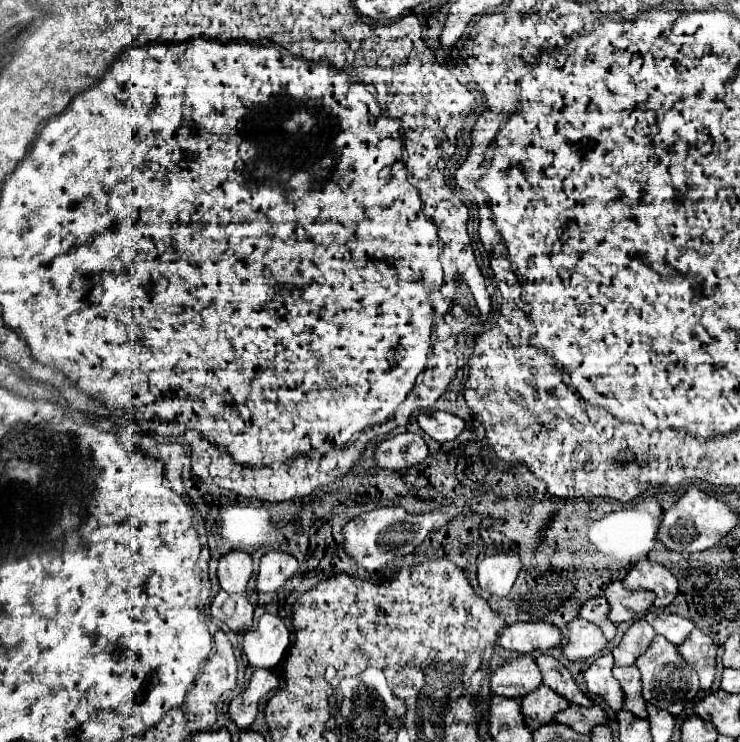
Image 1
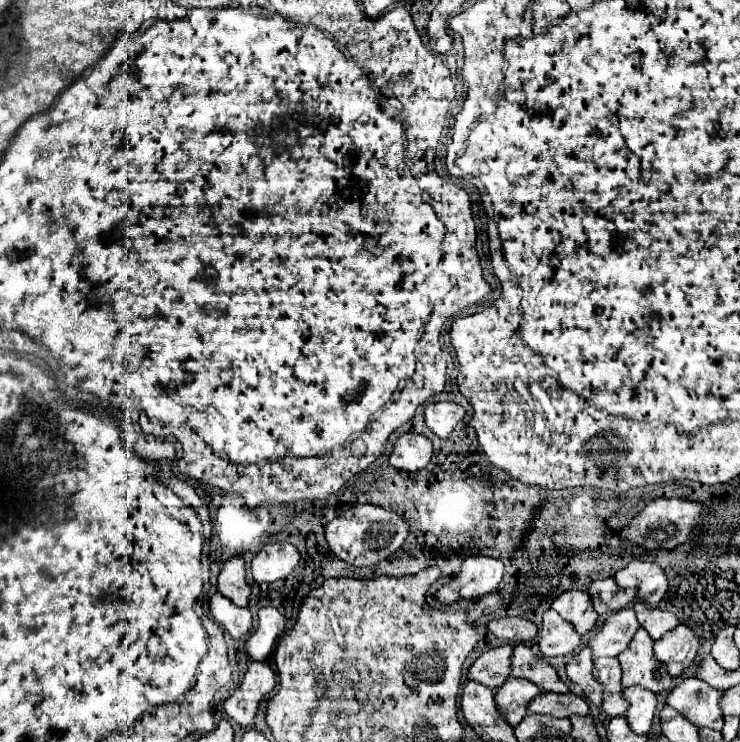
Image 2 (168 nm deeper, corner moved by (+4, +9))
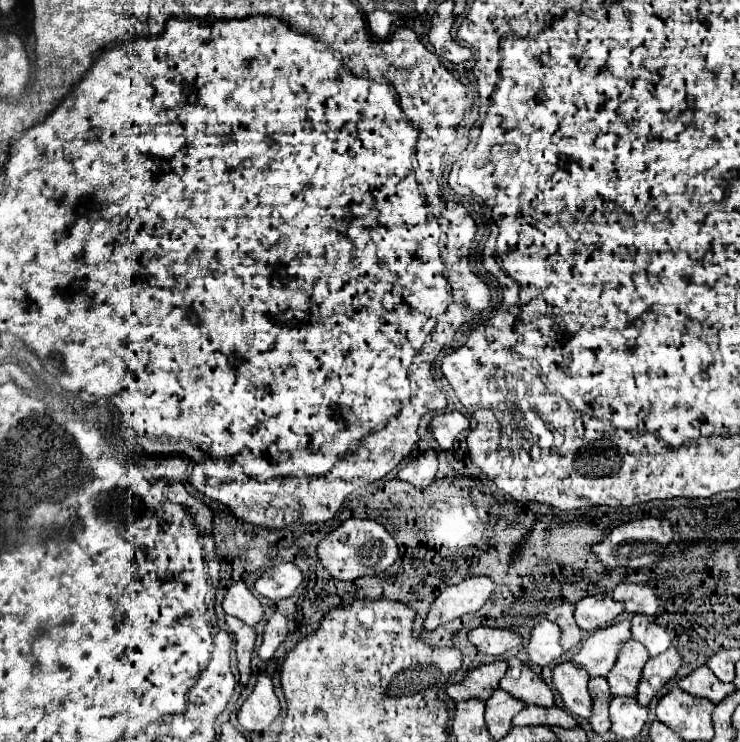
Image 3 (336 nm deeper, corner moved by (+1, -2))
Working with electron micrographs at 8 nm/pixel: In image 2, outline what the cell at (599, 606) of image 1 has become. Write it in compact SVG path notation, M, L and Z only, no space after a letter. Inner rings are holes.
M566 591L554 599L552 609L558 611L564 619L572 621L580 635L594 631L598 623L598 613L594 611L592 597L588 591Z

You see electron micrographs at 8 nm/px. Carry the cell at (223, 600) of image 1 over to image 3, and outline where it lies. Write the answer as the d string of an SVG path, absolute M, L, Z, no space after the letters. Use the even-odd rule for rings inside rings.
M227 616L227 626L235 638L235 652L237 652L237 666L241 674L241 684L245 686L251 676L251 654L255 648L255 628Z

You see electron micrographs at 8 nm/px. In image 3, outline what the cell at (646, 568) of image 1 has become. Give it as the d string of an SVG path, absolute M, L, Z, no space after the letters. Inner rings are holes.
M619 584L613 590L613 600L625 604L625 612L653 616L659 608L659 598L655 596L653 588L647 584Z

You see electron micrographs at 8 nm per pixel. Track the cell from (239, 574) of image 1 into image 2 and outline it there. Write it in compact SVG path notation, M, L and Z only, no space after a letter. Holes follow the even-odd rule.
M240 555L228 559L218 575L218 591L232 599L236 605L246 607L248 597L250 597L250 587L246 583L246 569L244 569L244 559Z

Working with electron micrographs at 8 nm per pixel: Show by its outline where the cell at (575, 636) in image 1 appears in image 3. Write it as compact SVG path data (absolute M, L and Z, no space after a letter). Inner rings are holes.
M541 620L537 626L533 626L531 640L525 650L533 666L549 666L551 662L557 662L563 654L559 644L559 626L551 624L549 620Z

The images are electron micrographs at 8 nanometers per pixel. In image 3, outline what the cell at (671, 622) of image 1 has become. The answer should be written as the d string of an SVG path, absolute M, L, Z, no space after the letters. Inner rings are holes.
M643 616L631 618L631 634L633 634L633 640L641 642L651 656L661 654L671 646L669 634L661 626L657 626L655 622L649 622Z

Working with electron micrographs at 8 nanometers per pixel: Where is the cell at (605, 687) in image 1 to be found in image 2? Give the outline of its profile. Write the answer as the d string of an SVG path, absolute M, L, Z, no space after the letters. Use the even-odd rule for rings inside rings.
M582 647L582 651L578 651L576 655L572 655L566 663L566 673L568 673L568 679L572 683L576 683L586 699L590 699L594 705L602 705L602 685L596 681L594 673L594 661L592 661L592 649L588 647Z

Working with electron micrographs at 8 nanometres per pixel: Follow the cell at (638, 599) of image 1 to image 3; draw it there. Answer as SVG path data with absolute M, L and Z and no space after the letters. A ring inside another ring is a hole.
M605 594L587 596L575 604L577 626L587 632L609 626L621 612L623 612L623 604L611 600L611 596Z

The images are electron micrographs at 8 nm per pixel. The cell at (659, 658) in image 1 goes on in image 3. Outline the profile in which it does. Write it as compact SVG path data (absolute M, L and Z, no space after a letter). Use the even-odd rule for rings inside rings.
M627 640L619 648L619 656L611 672L607 674L611 696L635 696L635 688L645 662L649 660L643 644Z

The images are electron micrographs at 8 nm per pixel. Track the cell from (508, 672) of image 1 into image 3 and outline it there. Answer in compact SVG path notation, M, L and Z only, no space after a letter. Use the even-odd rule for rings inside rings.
M497 660L485 666L479 666L475 670L471 670L461 682L447 686L447 696L457 704L461 700L487 700L487 696L491 696L491 692L499 686L501 678L505 676L507 670L507 662L505 660Z

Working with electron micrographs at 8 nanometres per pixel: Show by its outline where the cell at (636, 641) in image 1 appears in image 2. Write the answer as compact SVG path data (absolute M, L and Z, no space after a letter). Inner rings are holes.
M632 607L622 609L620 613L612 613L606 619L600 633L596 633L588 641L588 647L592 649L594 659L598 659L598 657L618 657L618 653L622 653L630 645L634 633L638 629L640 629L640 623L638 623Z

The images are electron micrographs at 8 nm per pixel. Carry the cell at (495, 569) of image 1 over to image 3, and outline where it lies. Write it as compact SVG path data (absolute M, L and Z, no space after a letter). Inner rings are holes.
M471 576L457 586L445 588L431 604L423 630L431 632L439 624L451 622L453 618L459 618L469 612L477 612L487 602L493 588L495 584L487 576Z

